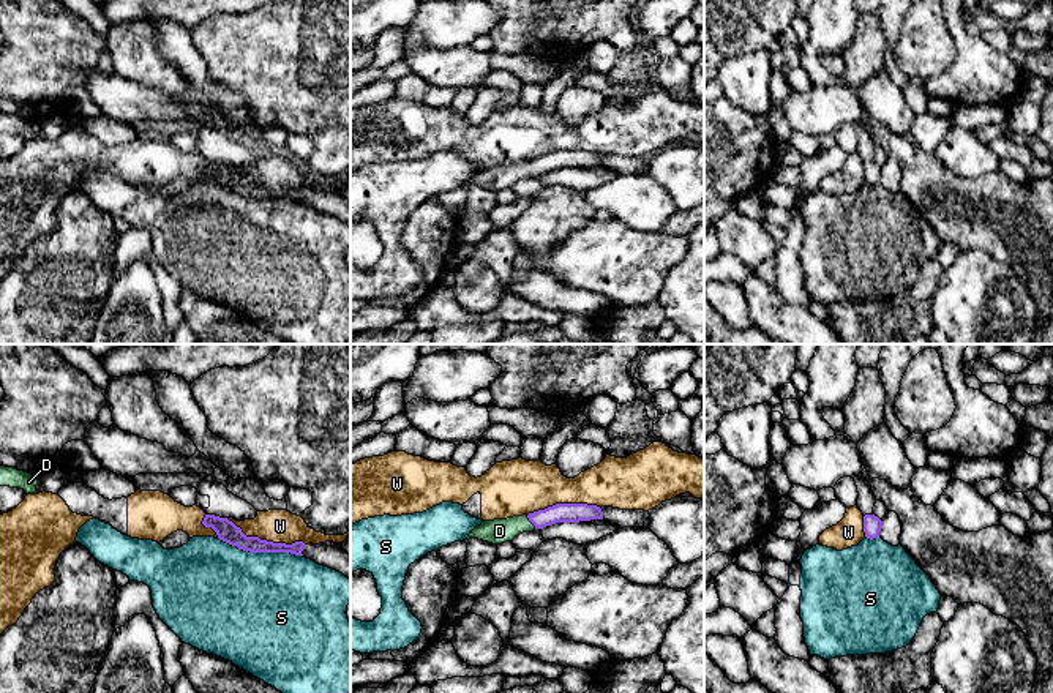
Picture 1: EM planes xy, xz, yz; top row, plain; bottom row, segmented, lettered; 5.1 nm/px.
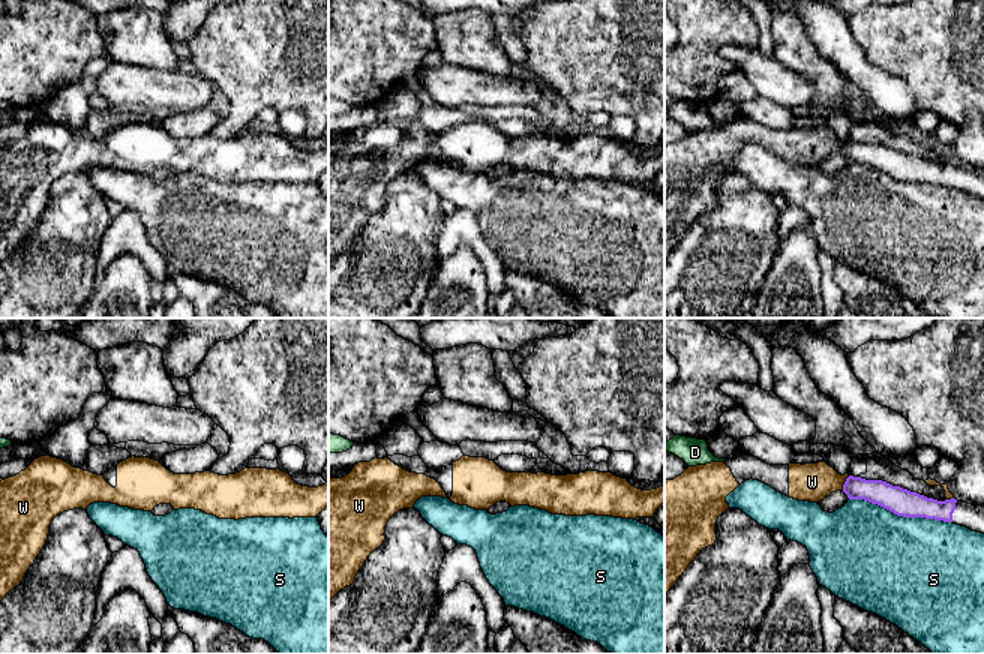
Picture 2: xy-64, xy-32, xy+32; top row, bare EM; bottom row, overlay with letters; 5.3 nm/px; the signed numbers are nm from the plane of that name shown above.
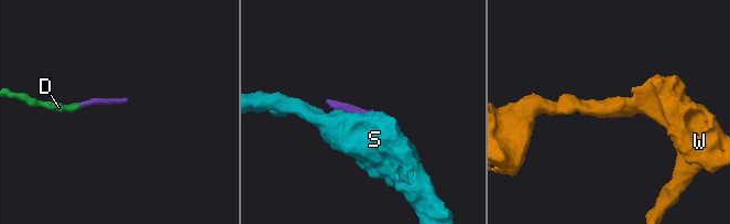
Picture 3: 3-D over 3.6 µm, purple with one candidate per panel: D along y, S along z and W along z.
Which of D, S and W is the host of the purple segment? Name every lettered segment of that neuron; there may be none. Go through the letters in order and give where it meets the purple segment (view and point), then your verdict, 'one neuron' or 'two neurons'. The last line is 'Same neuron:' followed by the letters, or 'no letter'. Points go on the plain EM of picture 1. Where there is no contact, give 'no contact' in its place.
D: xz (529, 166) | one neuron
S: xy (261, 198) | two neurons
W: xy (266, 187) | two neurons
Same neuron: D

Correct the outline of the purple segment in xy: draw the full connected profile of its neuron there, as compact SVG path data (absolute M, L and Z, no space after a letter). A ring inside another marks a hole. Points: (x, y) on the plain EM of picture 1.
M205 161L202 170L212 174L218 185L237 193L238 196L249 199L290 199L295 202L303 202L314 207L319 212L328 213L343 219L350 226L350 200L343 197L341 189L325 188L319 191L305 191L303 188L295 188L292 191L273 189L260 186L259 183L246 183L240 174L237 174L227 164L219 164L215 161Z

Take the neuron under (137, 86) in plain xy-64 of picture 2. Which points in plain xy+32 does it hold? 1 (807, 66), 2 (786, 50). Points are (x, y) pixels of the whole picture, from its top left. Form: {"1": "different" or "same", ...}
{"1": "different", "2": "different"}

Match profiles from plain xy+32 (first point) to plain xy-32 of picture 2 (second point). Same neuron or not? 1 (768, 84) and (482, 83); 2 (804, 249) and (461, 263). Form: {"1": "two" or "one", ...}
{"1": "one", "2": "one"}

